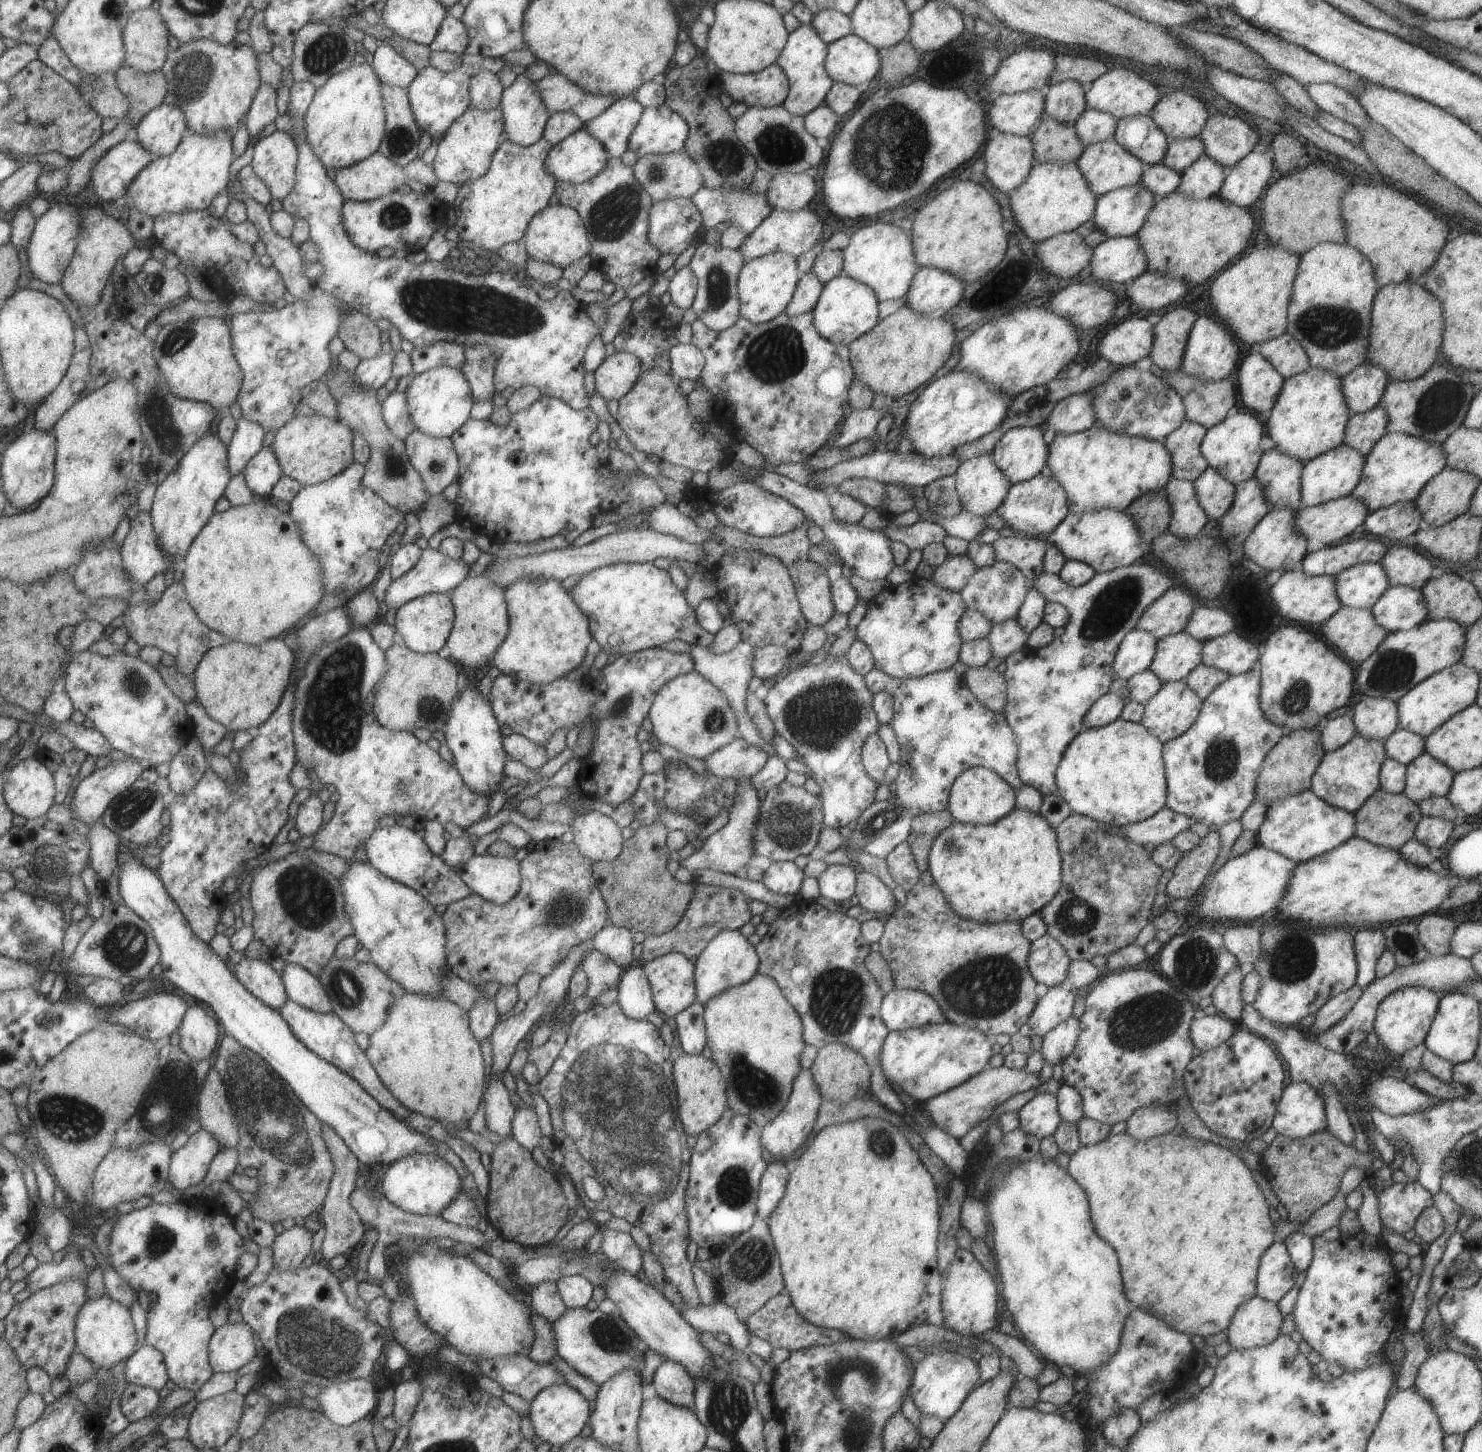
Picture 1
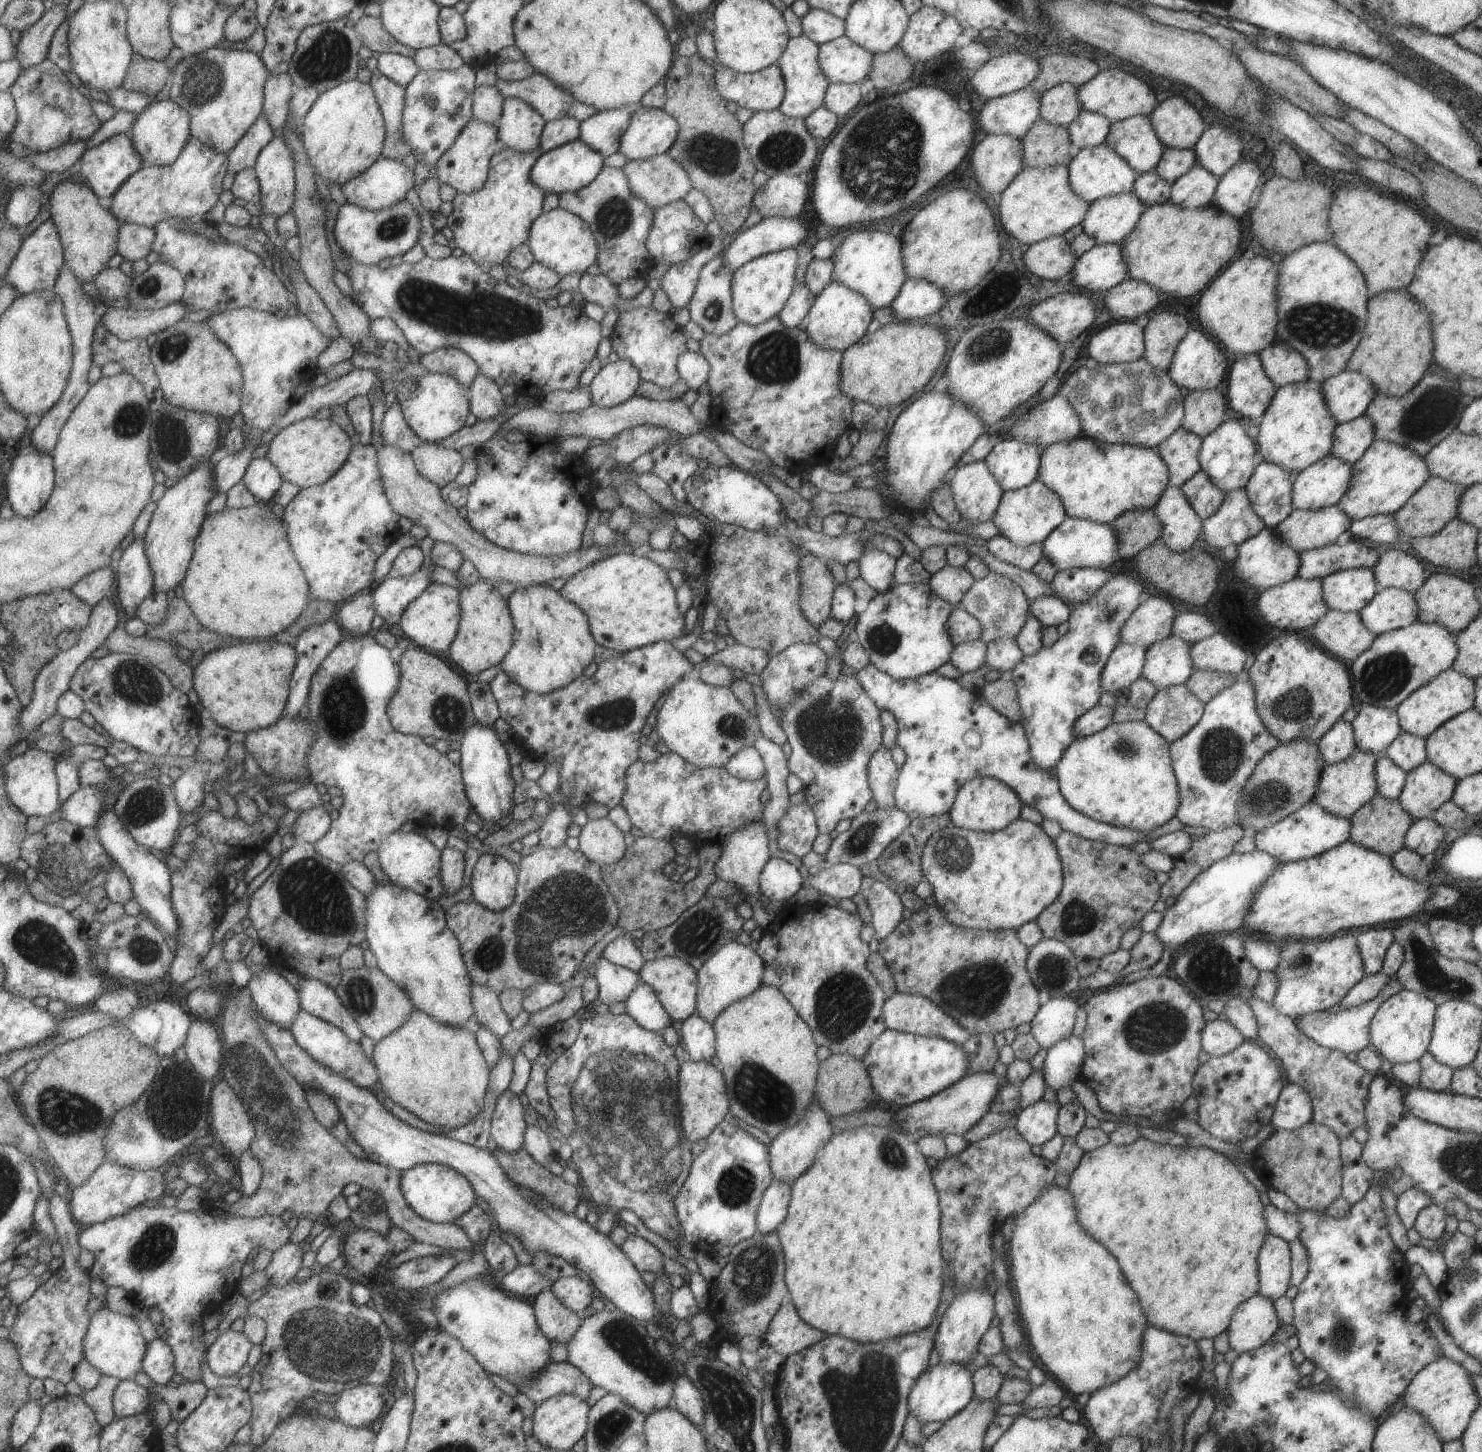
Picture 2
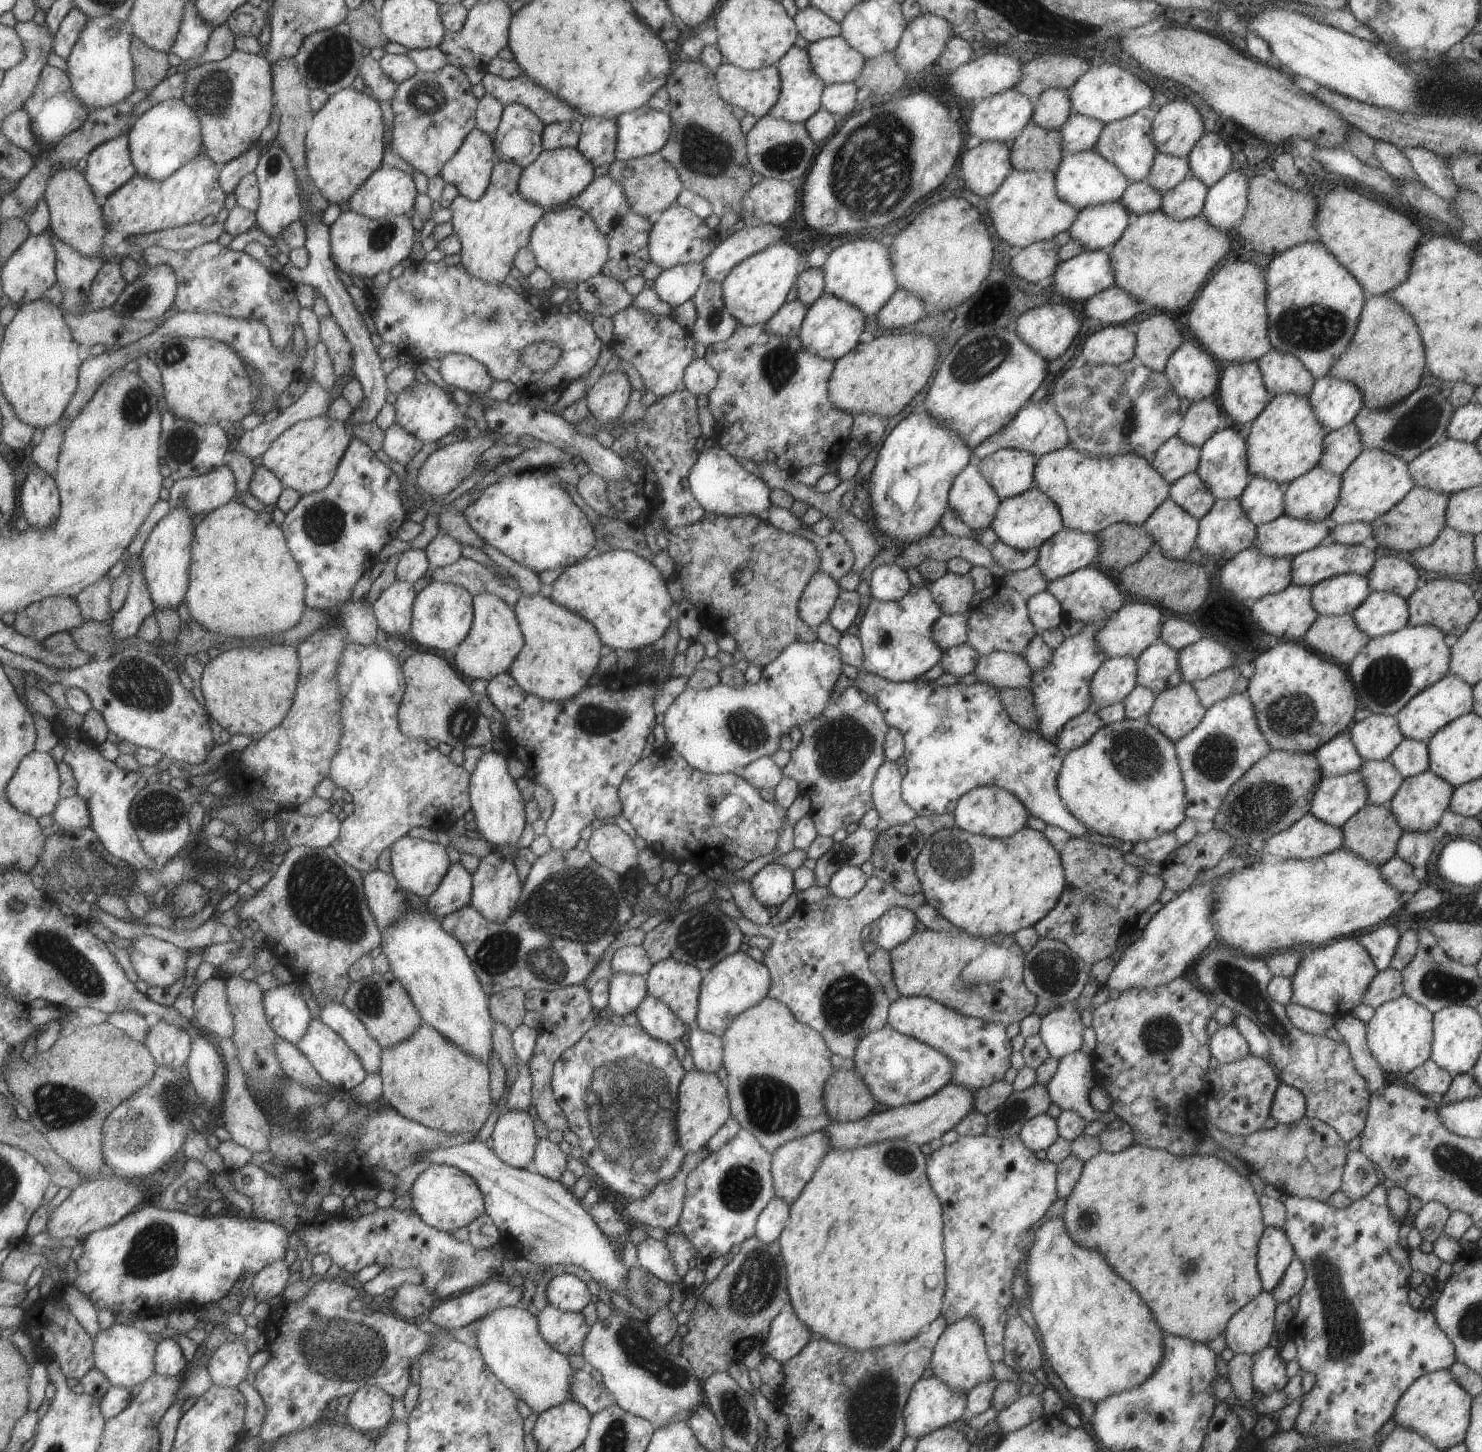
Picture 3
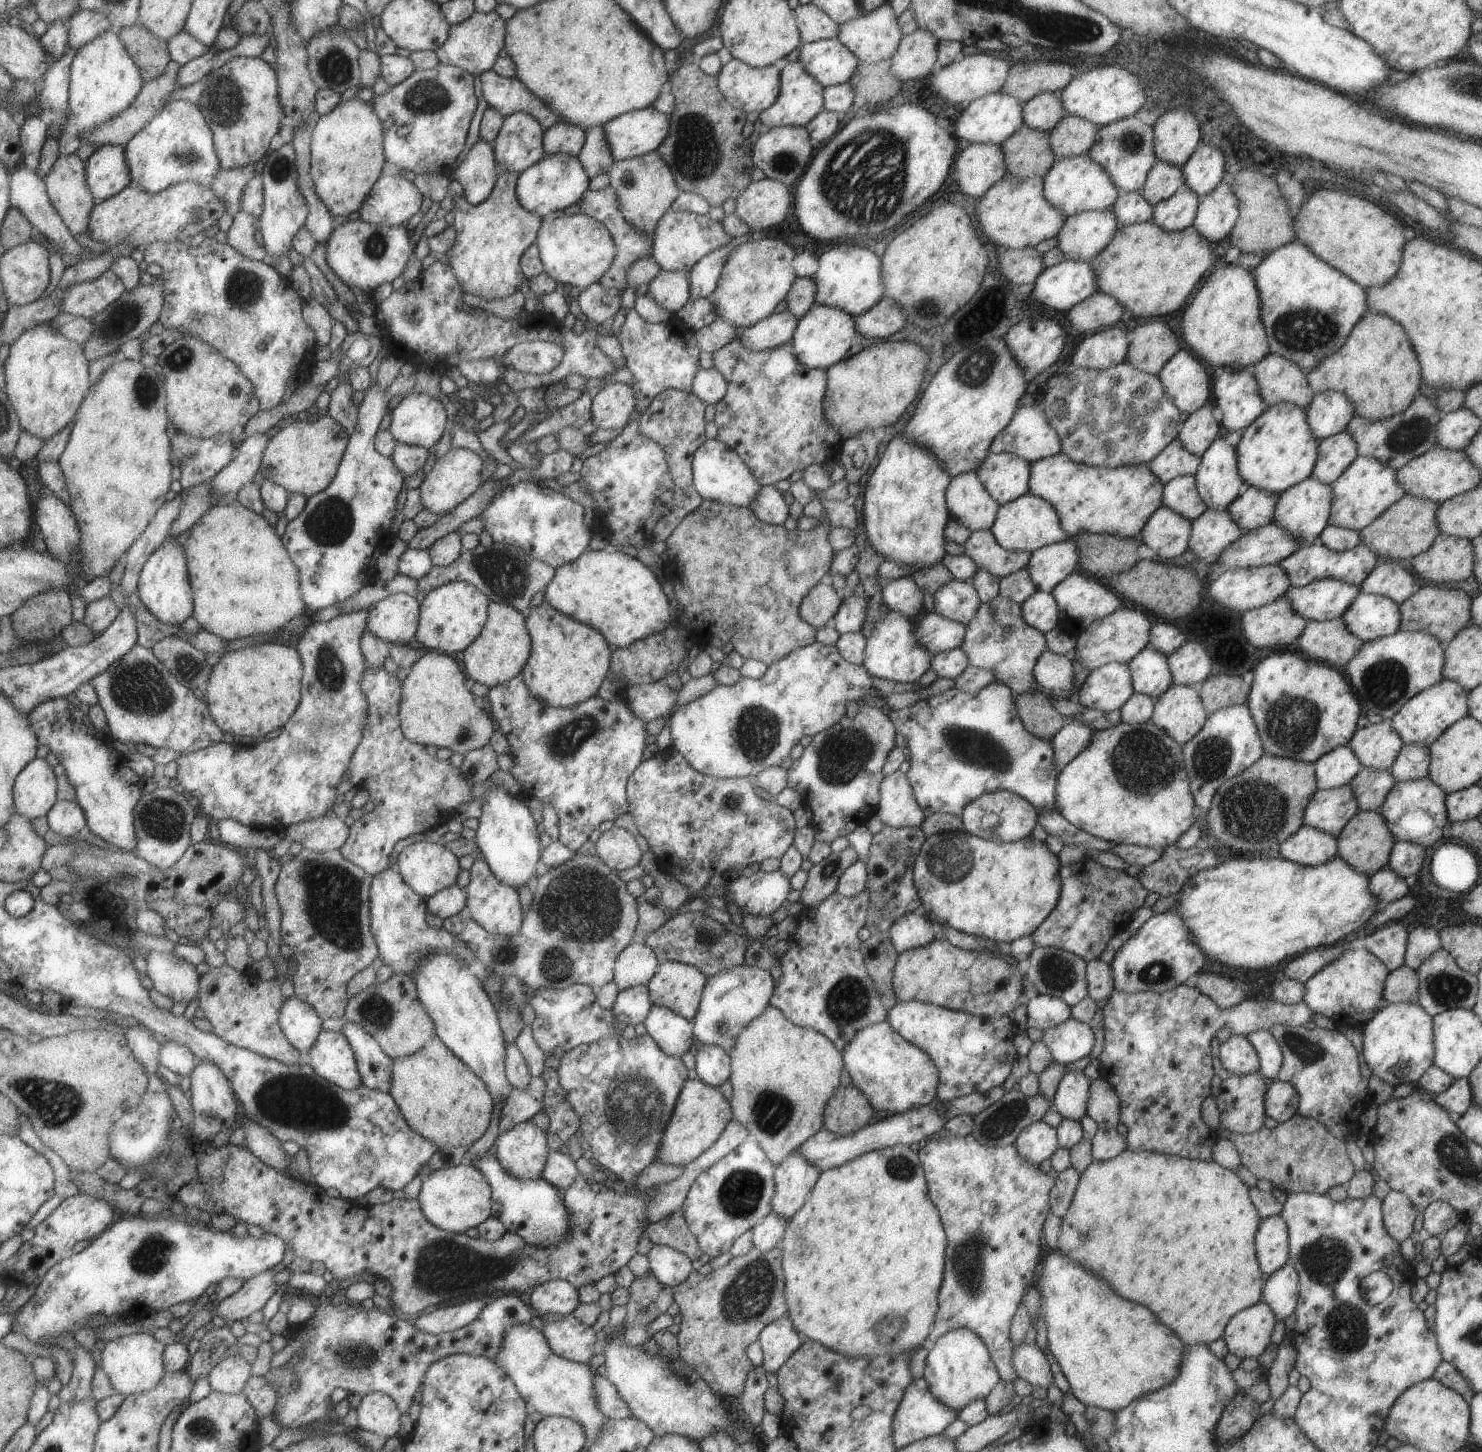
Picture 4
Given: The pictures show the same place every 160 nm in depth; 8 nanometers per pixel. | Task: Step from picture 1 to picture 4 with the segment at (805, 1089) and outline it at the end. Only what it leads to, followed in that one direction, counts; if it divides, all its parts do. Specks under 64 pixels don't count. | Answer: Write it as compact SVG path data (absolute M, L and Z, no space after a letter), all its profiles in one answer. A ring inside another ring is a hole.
M789 1152L774 1166L771 1211L788 1220L808 1200L820 1171L799 1152Z

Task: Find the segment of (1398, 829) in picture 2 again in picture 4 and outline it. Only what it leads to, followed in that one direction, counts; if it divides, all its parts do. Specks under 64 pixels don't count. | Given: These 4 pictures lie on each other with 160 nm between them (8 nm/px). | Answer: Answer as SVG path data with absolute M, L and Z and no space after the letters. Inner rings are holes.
M1358 811L1336 838L1339 858L1345 860L1357 872L1363 872L1365 876L1369 877L1387 867L1389 854L1395 842L1385 820L1383 820L1381 814L1378 814L1378 811Z

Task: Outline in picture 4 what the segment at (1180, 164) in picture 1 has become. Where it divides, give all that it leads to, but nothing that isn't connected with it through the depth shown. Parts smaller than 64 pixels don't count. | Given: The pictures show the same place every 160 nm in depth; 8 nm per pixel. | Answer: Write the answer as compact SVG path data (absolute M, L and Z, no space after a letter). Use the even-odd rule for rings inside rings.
M1156 159L1155 164L1147 172L1145 185L1140 194L1153 206L1161 200L1170 198L1182 187L1184 187L1182 168Z

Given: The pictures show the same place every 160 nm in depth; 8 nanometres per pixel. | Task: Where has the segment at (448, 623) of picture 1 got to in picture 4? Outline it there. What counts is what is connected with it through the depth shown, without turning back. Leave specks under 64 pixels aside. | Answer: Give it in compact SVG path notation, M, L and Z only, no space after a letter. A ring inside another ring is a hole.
M452 581L427 592L419 606L418 626L414 645L423 646L428 651L453 654L462 652L476 637L487 620L489 598L479 592L473 584Z

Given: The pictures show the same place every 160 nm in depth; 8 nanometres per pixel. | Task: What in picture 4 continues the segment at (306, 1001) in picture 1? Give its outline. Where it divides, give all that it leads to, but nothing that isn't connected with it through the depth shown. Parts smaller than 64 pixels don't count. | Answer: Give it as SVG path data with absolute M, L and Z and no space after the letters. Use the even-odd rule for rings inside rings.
M343 1018L339 1032L345 1036L353 1052L362 1085L372 1090L387 1092L392 1060L381 1051L377 1042L366 1034L359 1024Z

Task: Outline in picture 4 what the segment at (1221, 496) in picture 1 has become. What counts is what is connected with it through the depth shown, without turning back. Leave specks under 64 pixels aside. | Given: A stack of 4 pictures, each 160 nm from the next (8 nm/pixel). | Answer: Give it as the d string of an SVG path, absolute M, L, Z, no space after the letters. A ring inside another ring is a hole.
M1189 475L1168 480L1163 485L1161 502L1163 507L1190 521L1196 519L1206 509L1197 492L1194 476Z

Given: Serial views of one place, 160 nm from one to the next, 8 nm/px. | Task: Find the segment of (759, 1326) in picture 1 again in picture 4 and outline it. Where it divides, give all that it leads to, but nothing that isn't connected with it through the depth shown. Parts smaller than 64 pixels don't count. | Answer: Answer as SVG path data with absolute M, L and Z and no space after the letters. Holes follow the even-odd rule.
M787 1316L767 1324L757 1336L757 1342L762 1351L764 1372L776 1372L781 1368L785 1360L801 1346L803 1340L795 1332Z

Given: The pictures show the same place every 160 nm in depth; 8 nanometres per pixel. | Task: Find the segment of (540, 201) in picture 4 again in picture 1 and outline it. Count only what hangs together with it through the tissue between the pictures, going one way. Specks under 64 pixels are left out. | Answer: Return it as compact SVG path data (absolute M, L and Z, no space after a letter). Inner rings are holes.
M583 126L549 149L544 169L556 181L576 185L601 172L608 159L605 147Z

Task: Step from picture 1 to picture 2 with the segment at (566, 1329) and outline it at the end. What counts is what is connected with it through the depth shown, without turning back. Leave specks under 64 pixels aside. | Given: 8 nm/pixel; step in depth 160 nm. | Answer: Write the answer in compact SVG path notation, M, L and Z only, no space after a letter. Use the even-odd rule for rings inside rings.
M607 1306L602 1312L582 1318L580 1326L565 1344L565 1349L568 1353L566 1362L575 1366L589 1380L592 1387L600 1387L607 1393L618 1395L643 1415L647 1416L666 1407L673 1408L672 1385L680 1375L675 1370L674 1364L656 1352L655 1341L647 1335L645 1324L626 1313Z

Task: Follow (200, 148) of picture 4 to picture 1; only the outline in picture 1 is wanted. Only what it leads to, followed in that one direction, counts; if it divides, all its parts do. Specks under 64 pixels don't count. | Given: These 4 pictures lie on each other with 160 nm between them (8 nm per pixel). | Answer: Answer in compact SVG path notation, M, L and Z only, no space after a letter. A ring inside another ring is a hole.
M164 102L135 126L132 137L158 158L172 155L189 132L186 112Z

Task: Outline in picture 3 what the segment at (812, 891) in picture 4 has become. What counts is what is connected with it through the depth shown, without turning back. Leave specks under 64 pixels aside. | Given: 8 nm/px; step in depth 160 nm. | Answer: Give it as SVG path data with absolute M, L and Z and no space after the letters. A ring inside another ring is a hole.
M880 819L875 830L857 826L845 836L843 841L832 842L829 850L815 862L813 873L817 880L817 887L827 887L829 878L843 866L860 867L865 861L869 861L877 834L887 828L888 825Z

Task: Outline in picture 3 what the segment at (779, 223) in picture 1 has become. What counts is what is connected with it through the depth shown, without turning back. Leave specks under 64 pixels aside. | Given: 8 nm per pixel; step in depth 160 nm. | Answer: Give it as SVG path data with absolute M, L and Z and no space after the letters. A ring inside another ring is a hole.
M763 224L747 227L723 236L723 241L709 254L703 262L703 279L721 283L731 268L740 264L745 258L763 251L763 248L781 241L783 232L779 226Z

